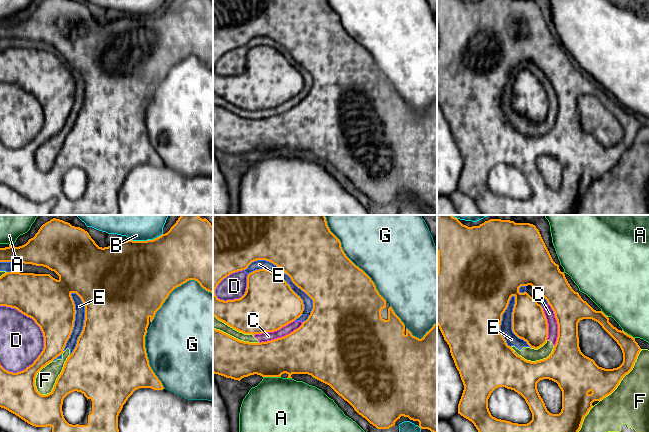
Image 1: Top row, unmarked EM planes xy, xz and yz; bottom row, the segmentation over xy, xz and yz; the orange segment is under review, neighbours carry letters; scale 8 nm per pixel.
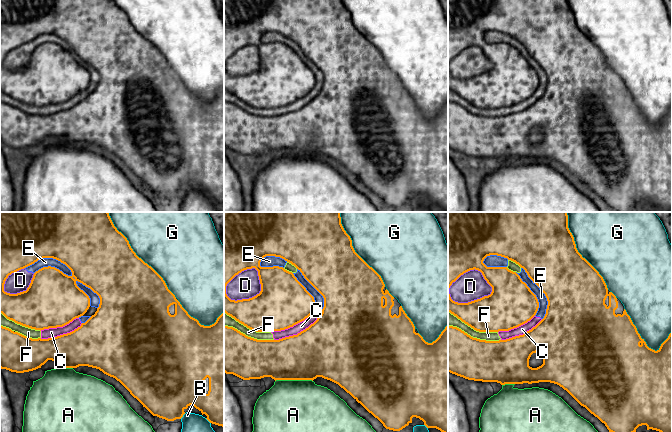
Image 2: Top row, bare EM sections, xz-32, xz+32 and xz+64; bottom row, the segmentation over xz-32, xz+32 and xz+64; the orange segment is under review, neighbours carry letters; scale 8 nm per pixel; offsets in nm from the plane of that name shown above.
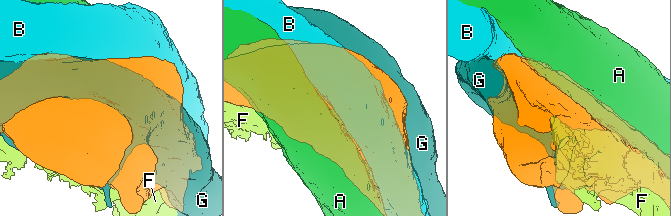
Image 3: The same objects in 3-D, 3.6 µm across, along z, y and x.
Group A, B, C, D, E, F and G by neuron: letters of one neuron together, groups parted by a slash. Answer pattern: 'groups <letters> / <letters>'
groups A / B / C D E F / G

